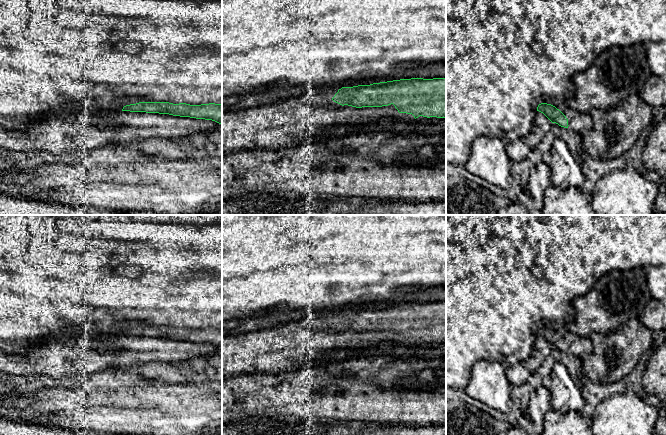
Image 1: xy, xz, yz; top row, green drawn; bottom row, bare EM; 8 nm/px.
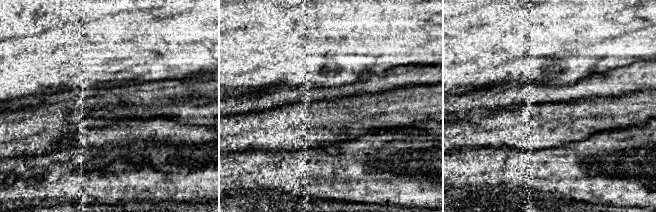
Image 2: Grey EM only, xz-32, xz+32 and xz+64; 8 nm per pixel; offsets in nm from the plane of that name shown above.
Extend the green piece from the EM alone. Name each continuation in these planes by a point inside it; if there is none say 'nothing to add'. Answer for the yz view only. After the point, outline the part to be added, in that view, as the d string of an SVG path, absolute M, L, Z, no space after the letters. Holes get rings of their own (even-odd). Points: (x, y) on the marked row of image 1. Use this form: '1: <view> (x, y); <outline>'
1: yz (582, 123); M574 110L574 117L568 129L584 136L593 128L593 120L589 113L580 113Z

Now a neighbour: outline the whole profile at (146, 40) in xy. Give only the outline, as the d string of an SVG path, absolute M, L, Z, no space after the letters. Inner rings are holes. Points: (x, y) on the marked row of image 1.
M0 0L0 126L8 130L26 130L33 121L53 112L117 113L122 111L124 106L139 102L222 104L222 0Z

